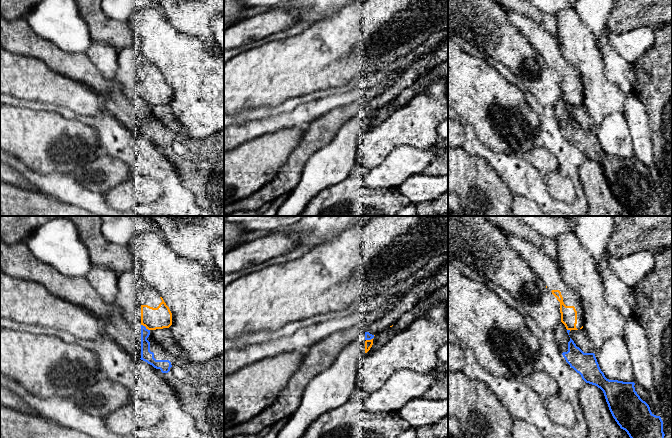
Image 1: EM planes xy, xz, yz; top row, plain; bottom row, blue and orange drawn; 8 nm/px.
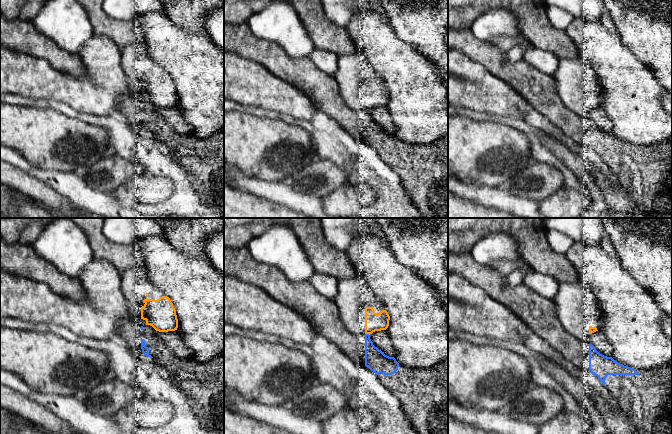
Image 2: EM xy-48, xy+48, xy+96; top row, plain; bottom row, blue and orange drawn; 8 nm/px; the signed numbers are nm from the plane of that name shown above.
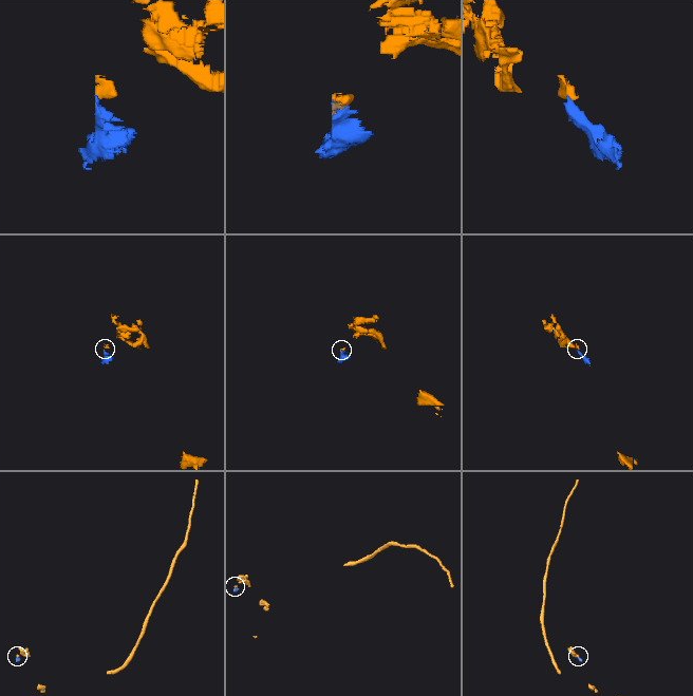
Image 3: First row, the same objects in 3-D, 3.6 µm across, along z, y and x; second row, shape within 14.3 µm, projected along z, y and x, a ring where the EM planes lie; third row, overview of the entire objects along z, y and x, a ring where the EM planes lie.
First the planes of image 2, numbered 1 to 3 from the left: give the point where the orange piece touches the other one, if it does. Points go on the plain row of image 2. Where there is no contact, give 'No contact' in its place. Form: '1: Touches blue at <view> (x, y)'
1: No contact
2: Touches blue at xy+48 (367, 110)
3: No contact

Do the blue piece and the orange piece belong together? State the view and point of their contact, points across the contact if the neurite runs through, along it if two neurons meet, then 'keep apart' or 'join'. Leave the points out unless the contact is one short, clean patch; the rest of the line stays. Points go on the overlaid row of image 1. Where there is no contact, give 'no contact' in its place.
meets blue in xy at (144, 326); keep apart

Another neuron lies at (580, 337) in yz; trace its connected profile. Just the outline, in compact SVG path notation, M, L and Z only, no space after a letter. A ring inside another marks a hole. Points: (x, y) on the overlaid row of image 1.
M583 329L571 330L569 336L584 353L594 353L594 347Z

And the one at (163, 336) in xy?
M169 328L150 330L150 336L169 354L176 357L181 355L181 349L173 339Z

